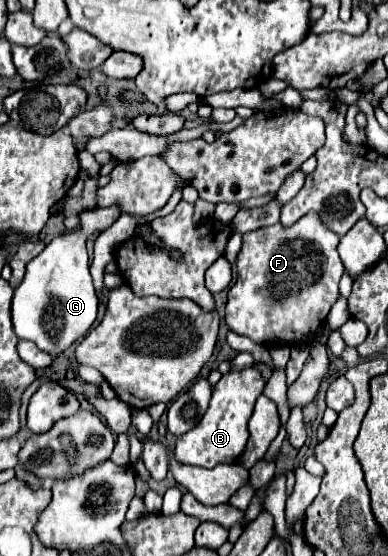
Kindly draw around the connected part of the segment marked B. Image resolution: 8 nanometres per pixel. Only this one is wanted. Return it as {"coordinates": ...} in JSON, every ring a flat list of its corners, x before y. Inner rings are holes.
{"coordinates":[[248,366,242,370,230,368,230,372,224,374,212,388,210,408,206,410,200,424,192,428,192,432,186,432,176,440,174,458,180,464,202,466,202,468,214,468,216,464,234,464,246,448,248,420,254,412,258,396,264,390,264,384,266,380,256,366]]}

